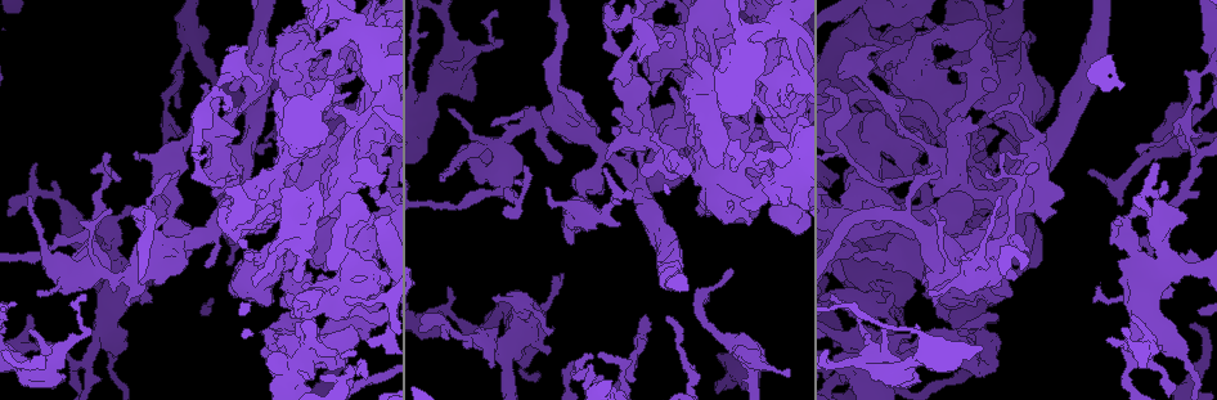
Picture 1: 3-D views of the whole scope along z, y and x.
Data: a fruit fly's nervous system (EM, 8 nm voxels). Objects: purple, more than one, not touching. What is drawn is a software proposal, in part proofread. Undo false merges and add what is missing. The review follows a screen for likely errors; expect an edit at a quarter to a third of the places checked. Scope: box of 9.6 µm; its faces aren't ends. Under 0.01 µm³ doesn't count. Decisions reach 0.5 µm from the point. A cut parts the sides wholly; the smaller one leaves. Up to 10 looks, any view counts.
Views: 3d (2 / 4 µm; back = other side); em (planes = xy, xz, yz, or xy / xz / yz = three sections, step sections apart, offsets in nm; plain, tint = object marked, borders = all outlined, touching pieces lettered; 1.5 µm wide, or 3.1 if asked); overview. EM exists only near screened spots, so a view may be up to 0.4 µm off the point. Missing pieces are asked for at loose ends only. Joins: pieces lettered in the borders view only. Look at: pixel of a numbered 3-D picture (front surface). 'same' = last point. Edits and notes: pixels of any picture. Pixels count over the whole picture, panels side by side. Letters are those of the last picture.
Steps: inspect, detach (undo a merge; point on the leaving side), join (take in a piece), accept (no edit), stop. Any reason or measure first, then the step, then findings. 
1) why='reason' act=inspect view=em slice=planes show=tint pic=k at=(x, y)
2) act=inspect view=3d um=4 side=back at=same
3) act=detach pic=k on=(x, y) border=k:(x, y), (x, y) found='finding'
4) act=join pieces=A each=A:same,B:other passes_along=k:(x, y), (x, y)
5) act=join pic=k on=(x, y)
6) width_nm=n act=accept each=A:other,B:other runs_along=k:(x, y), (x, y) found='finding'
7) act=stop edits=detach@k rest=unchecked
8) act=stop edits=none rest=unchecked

why='branch stops here' act=inspect view=3d um=4 pic=1 at=(709, 300)

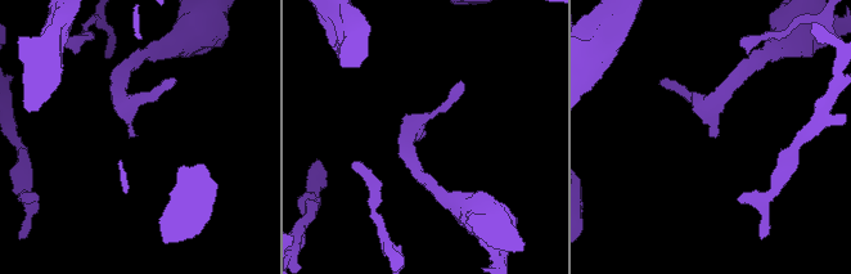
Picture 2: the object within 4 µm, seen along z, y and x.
act=inspect view=em slice=planes show=borders pic=2 at=(713, 135)

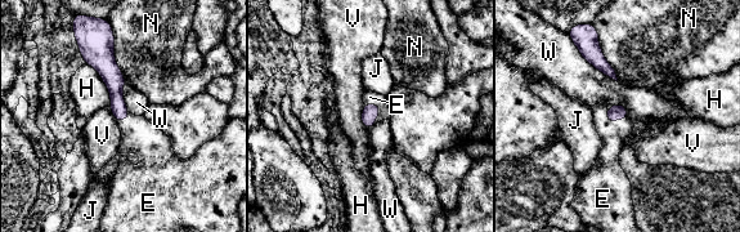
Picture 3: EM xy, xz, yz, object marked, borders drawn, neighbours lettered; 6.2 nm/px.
act=join pieces=E each=E:same,H:other,J:other,N:other,V:other,W:other found='the neuron continues'

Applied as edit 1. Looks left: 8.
why='see it whole again' act=inspect view=overview

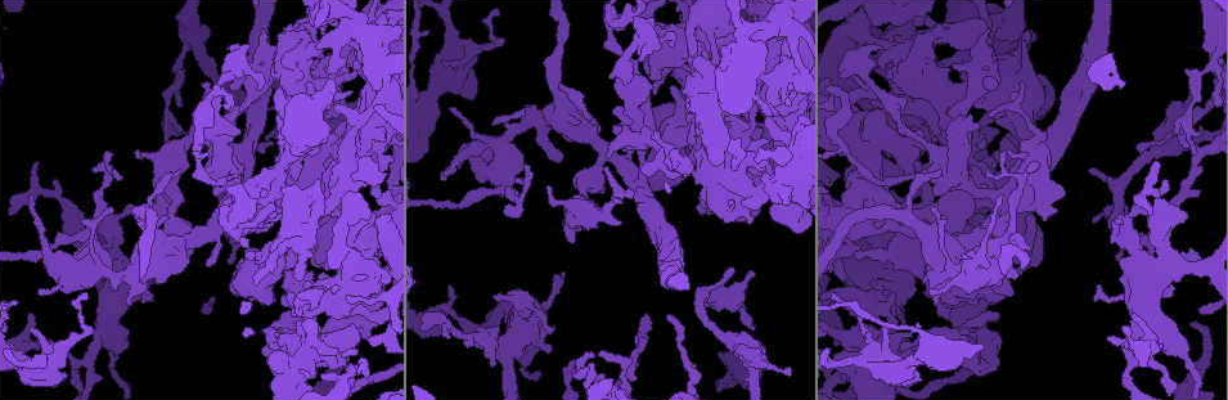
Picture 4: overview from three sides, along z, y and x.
why='thick turns thin' act=inspect view=em slice=xz step=4 show=tint pic=4 at=(346, 348)

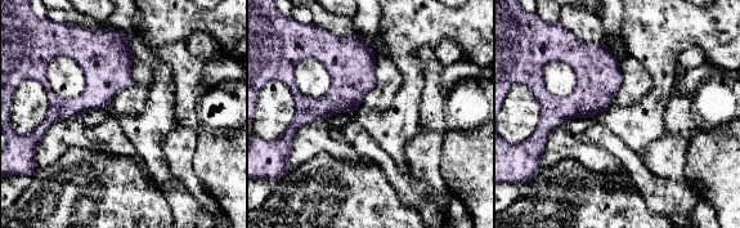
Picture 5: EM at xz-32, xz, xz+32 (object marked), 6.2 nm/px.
act=inspect view=em slice=yz step=4 show=borders at=same

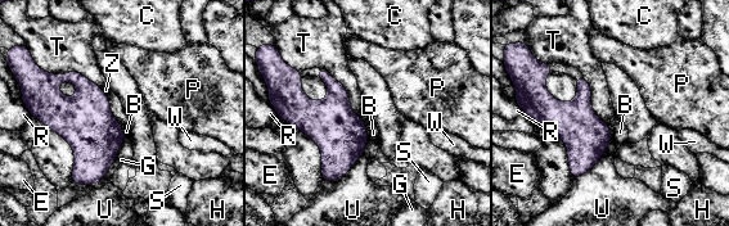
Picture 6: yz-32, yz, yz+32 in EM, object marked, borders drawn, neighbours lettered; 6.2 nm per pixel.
width_nm=260 act=accept each=B:other,C:other,E:other,G:other,H:other,P:other,R:other,S:other,T:other,U:other,W:other,Z:other runs_along=6:(16, 59), (93, 144), (98, 177) found='all the same neuron'

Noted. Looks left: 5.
act=inspect view=em slice=yz step=8 show=tint pic=4 at=(890, 226)

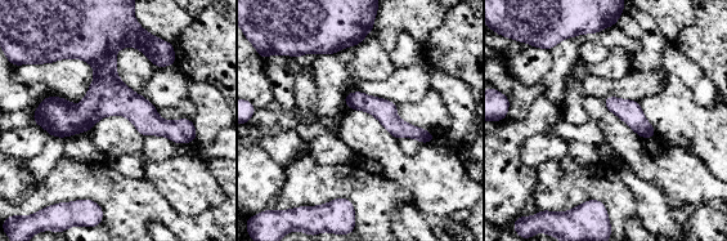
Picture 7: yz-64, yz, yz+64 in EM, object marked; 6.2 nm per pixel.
why='another direction' act=inspect view=em slice=planes show=borders at=same

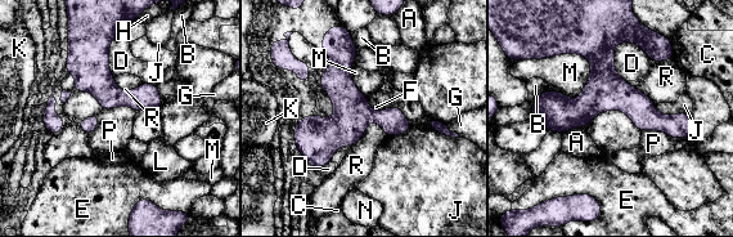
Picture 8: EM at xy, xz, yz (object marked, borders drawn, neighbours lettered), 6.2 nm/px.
width_nm=110 act=accept each=A:other,B:other,C:other,D:other,E:other,F:other,G:other,H:other,J:other,K:other,L:other,M:other,N:other,P:other,R:other border=8:(612, 48), (634, 41), (652, 61) found='all the same neuron'

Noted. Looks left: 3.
why='branch stops here' act=inspect view=3d um=2 pic=4 at=(1022, 44)

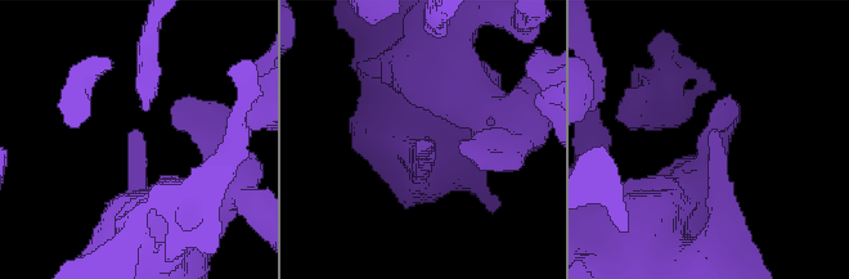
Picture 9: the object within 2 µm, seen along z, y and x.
act=inspect view=em slice=planes show=borders pic=9 at=(711, 131)

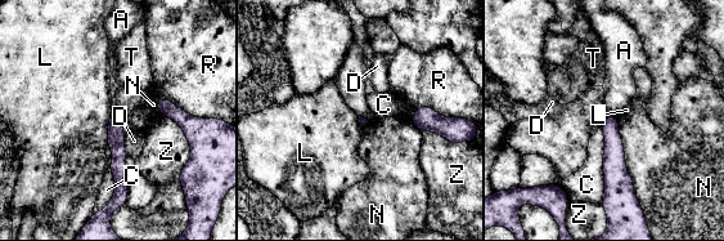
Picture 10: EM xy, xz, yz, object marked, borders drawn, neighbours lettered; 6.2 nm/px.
act=accept each=A:other,C:other,D:other,L:other,N:other,R:other,T:other,Z:other runs_along=10:(610, 119), (614, 147), (614, 195) found='no lettered piece goes on from it'

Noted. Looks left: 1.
why='branch stops here' act=inspect view=em slice=planes show=borders pic=4 at=(226, 260)

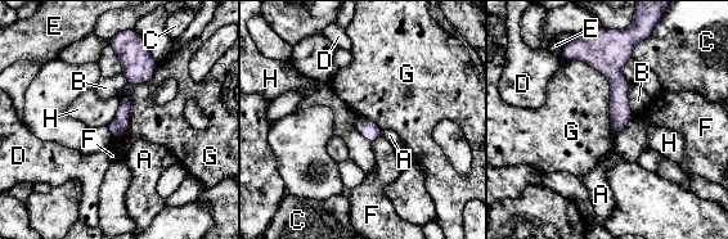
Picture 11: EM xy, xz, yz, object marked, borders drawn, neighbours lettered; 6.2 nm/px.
longest_contact=G:550nm act=accept each=A:other,B:other,C:other,D:other,E:other,F:other,G:other,H:other found='no lettered piece goes on from it'

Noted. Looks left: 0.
act=stop edits=join@3 rest=unchecked

